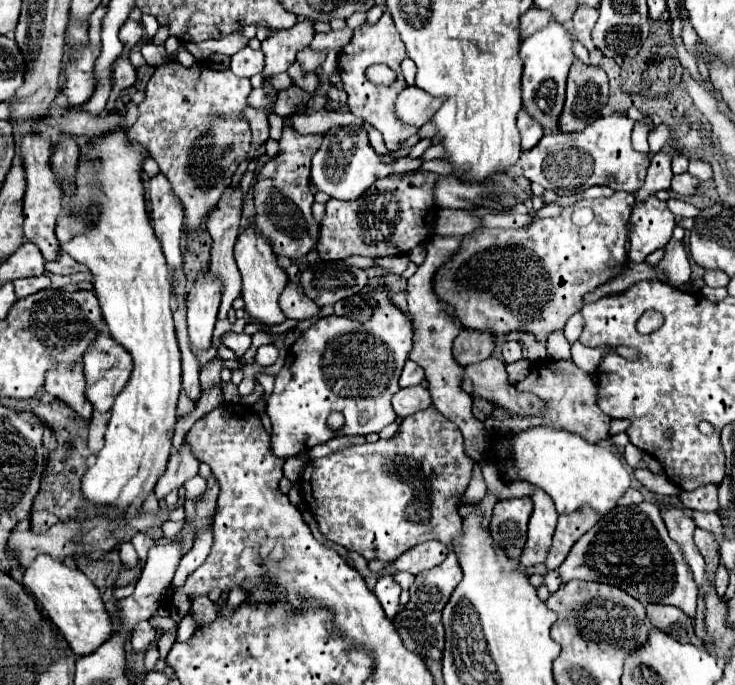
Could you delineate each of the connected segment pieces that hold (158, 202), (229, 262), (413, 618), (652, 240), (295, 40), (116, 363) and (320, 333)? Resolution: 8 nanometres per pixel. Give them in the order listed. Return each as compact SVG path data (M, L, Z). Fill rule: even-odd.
M156 174L148 180L150 192L150 216L152 228L156 238L162 244L166 262L174 270L182 268L182 254L180 254L180 236L182 236L182 206L178 198L172 194L170 182L164 174Z
M236 188L234 192L226 190L224 192L224 198L220 198L220 204L216 206L216 210L210 214L208 222L206 222L206 228L212 236L212 264L216 264L216 276L220 278L222 282L222 288L224 288L224 294L222 294L222 302L220 302L220 310L218 310L218 320L226 320L228 318L228 310L232 308L232 302L238 298L240 294L240 286L242 286L242 280L240 280L240 272L236 268L236 262L234 262L234 244L236 244L236 238L238 238L238 226L240 226L240 214L242 214L242 192L240 188Z
M402 608L392 620L398 636L402 638L404 646L422 658L440 660L444 650L444 628L440 614L424 614L422 610L408 610Z
M650 196L646 202L636 204L632 212L632 232L630 232L630 262L644 262L646 256L672 238L674 214L668 210L666 202Z
M300 18L298 24L294 24L292 28L272 32L272 36L268 36L262 42L262 52L266 56L262 76L266 78L288 70L288 66L296 60L296 54L312 42L314 34L316 34L314 22L306 18Z
M106 332L98 334L94 346L88 348L88 352L84 354L86 398L94 406L94 410L108 412L112 408L112 402L118 396L118 392L124 388L124 384L128 382L130 372L132 372L132 358L130 358L130 354L120 344L116 344Z
M378 286L374 292L374 316L368 322L362 324L356 320L340 318L336 314L320 318L298 336L298 340L290 348L284 368L274 376L274 390L266 404L266 414L272 422L272 452L280 458L290 458L298 452L310 450L316 444L328 442L334 436L380 432L382 428L392 424L396 420L396 412L392 410L390 398L400 390L398 378L410 350L412 324L398 308L394 308L390 296L382 286ZM330 412L342 412L346 418L344 426L338 432L326 426L326 418Z

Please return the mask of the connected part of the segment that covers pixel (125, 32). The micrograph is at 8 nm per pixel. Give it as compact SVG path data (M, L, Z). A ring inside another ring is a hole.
M126 20L126 24L120 28L120 42L126 44L126 50L130 50L136 42L140 42L142 36L144 36L144 28L134 20Z

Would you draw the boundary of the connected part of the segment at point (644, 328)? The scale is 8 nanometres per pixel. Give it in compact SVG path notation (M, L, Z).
M648 310L642 314L636 324L638 332L642 332L642 334L650 334L658 326L662 326L662 314L654 310Z

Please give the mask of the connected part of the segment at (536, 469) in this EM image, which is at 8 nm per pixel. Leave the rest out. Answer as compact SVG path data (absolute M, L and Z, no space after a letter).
M532 428L520 434L508 434L498 450L514 458L522 480L544 488L544 492L552 496L558 514L570 514L582 506L590 506L596 514L604 516L618 506L618 500L630 488L628 470L608 448L588 444L582 436L574 436L566 430Z

